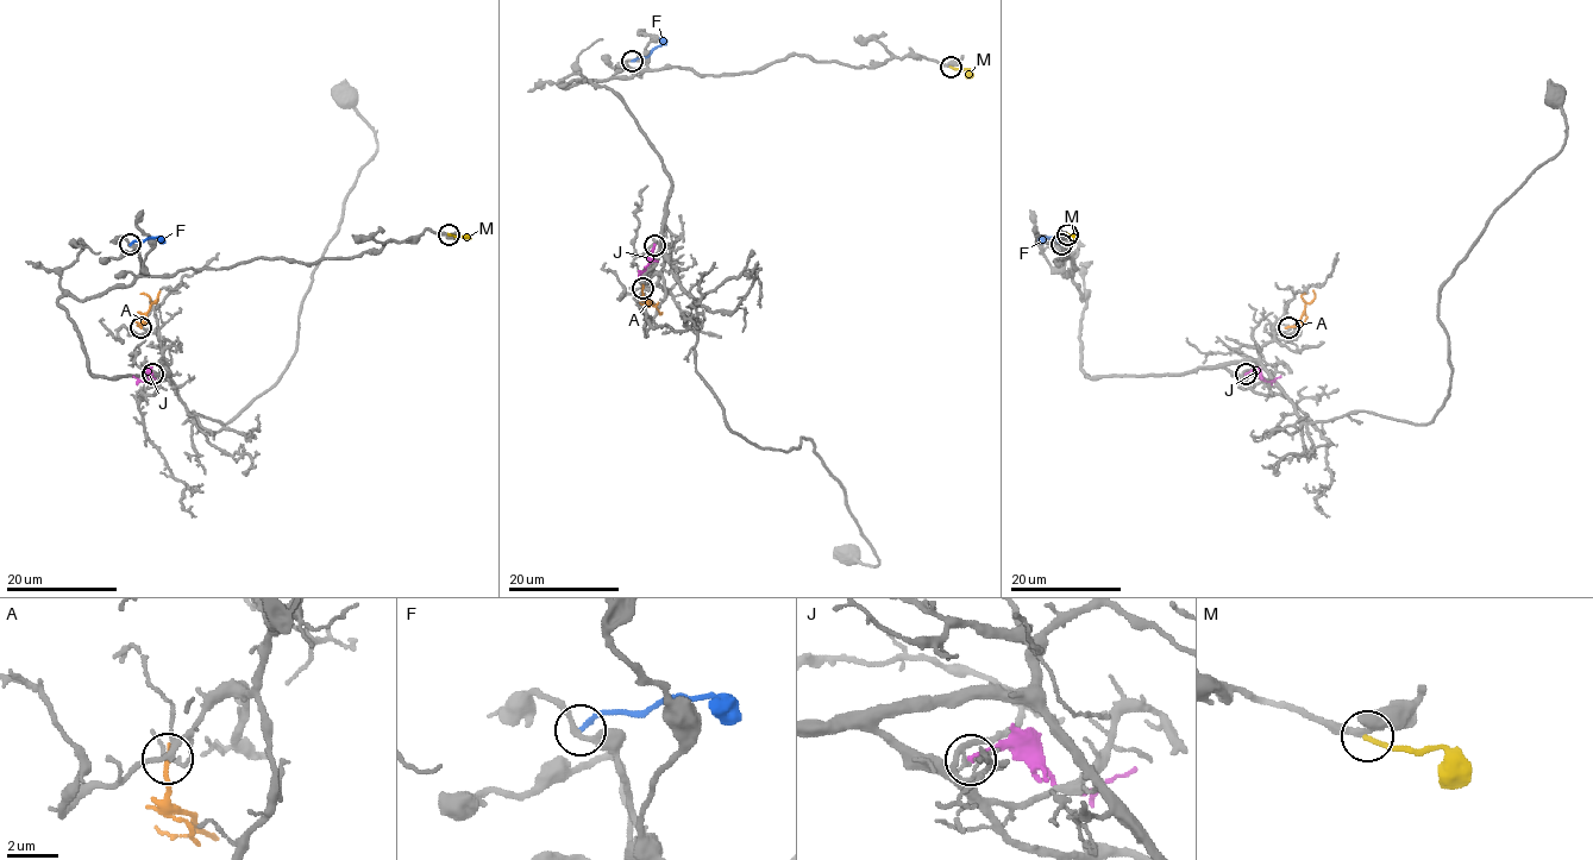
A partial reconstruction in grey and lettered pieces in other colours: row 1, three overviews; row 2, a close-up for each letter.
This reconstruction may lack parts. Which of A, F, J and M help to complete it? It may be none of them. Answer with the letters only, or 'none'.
M

